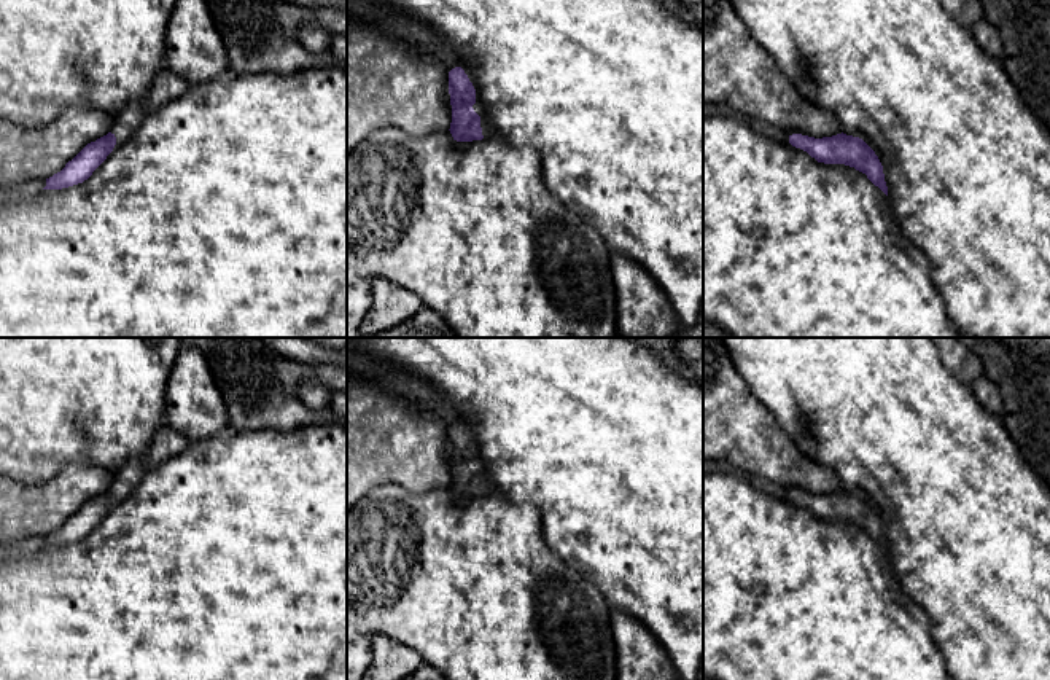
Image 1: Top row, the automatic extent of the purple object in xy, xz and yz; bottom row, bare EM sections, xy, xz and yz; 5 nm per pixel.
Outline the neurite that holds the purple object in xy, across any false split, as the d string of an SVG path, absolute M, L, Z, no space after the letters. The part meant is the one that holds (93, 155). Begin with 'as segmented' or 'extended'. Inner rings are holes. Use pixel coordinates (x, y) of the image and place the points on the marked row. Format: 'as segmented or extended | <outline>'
extended | M170 68L161 70L146 92L126 104L122 111L113 118L111 131L88 143L60 172L46 178L43 190L62 190L88 180L116 143L124 143L138 131L148 115L183 96L189 86L192 84L188 80L178 76Z

